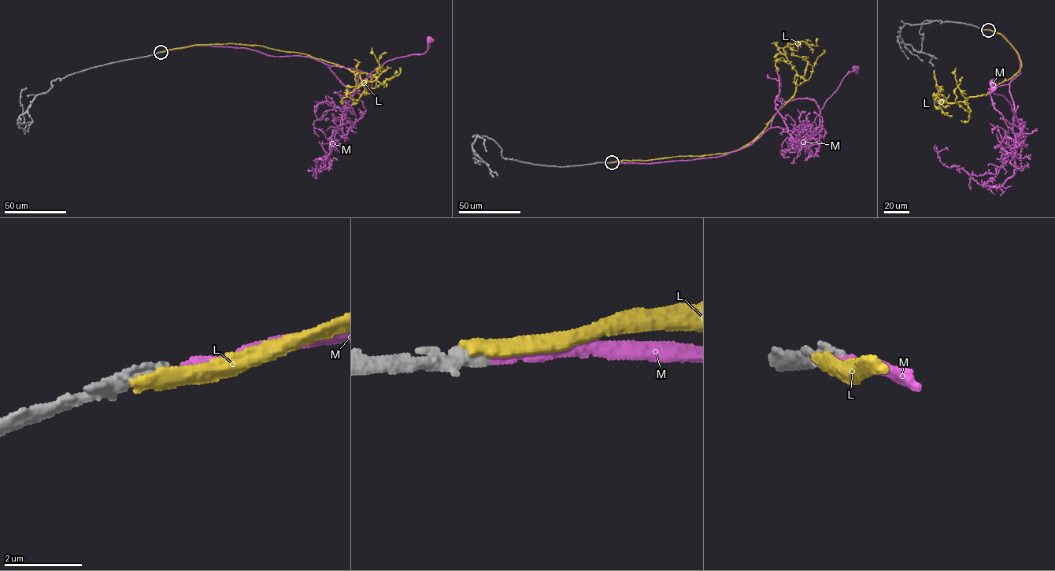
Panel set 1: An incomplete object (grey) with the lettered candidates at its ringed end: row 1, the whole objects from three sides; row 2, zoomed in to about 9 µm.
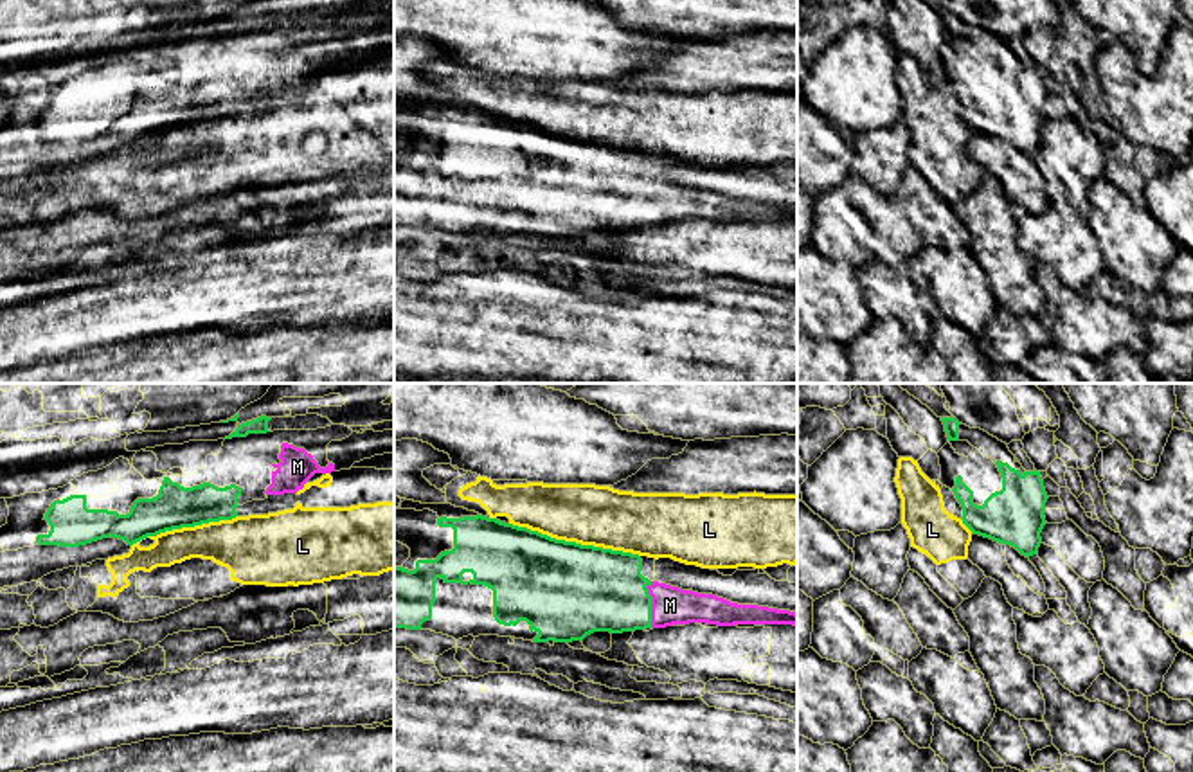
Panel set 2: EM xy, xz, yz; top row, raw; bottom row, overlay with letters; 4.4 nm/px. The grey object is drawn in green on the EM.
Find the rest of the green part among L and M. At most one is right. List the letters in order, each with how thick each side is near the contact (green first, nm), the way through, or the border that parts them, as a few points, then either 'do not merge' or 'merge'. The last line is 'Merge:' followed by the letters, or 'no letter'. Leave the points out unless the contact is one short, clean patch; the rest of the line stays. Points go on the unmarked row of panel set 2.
L: 440 nm thick on the green side, 280 nm on the other; do not merge
M: 380 nm thick on the green side, 180 nm on the other; merge
Merge: M

